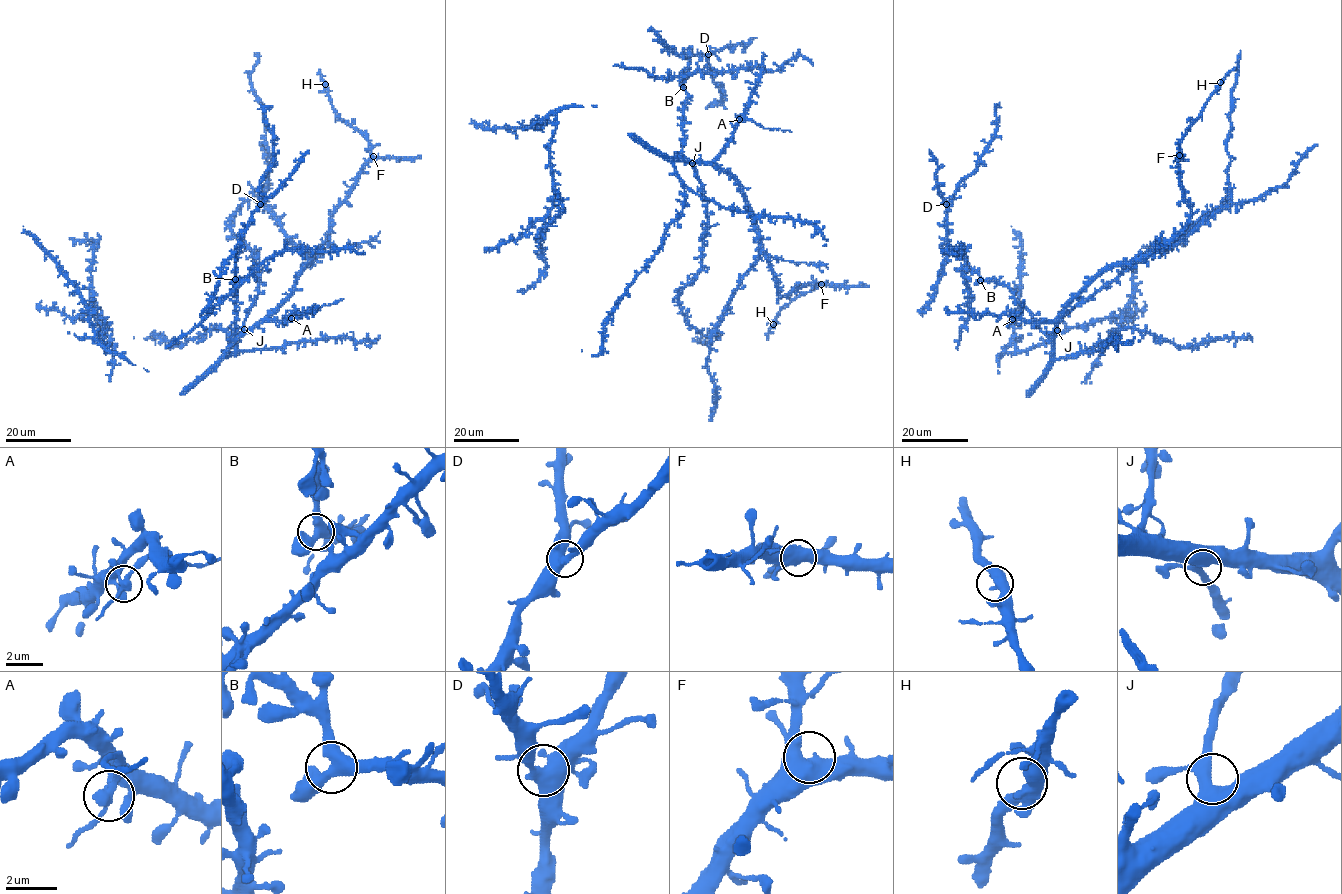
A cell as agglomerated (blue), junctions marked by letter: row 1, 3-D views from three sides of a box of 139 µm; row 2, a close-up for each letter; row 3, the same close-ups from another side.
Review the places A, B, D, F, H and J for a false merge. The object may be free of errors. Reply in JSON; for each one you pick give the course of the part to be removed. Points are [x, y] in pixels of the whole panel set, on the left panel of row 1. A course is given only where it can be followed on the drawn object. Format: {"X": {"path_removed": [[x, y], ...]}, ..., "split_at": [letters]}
{"split_at": []}

